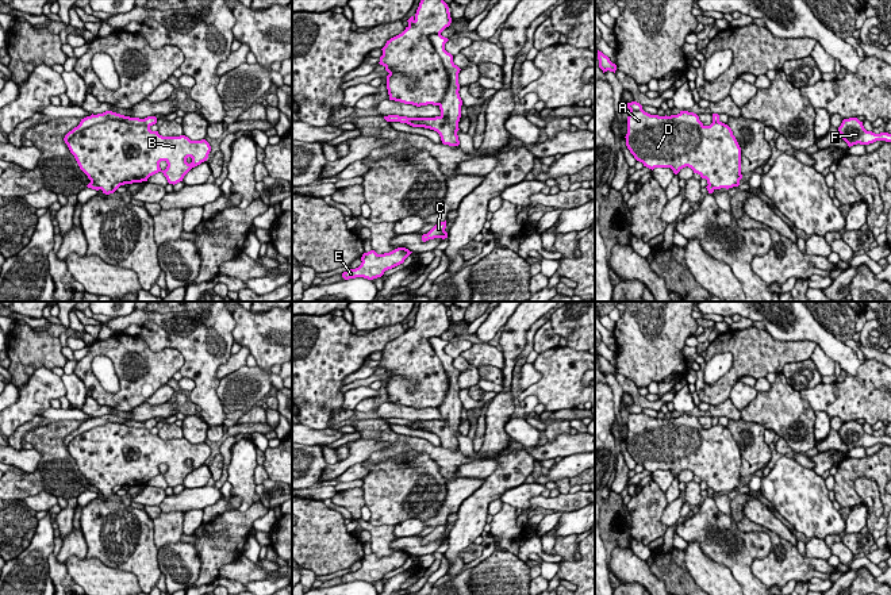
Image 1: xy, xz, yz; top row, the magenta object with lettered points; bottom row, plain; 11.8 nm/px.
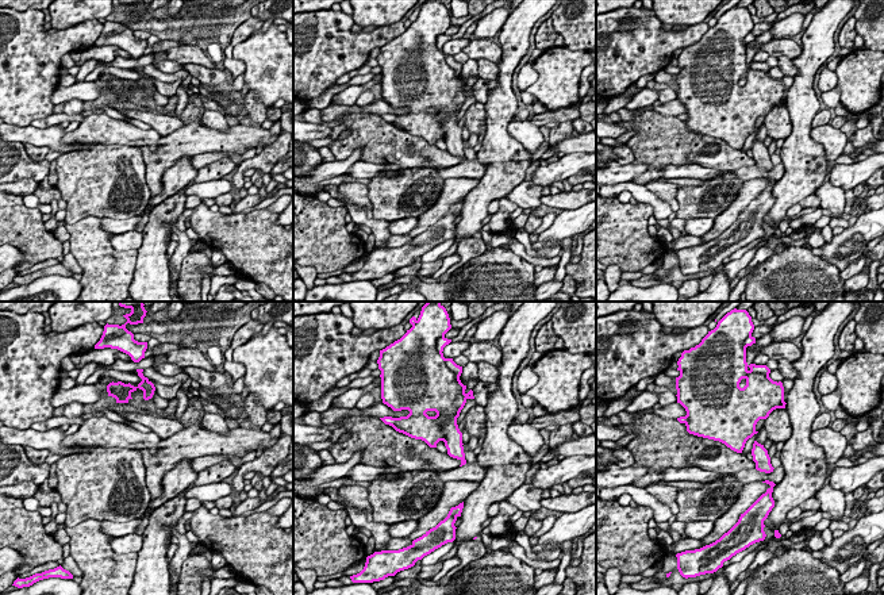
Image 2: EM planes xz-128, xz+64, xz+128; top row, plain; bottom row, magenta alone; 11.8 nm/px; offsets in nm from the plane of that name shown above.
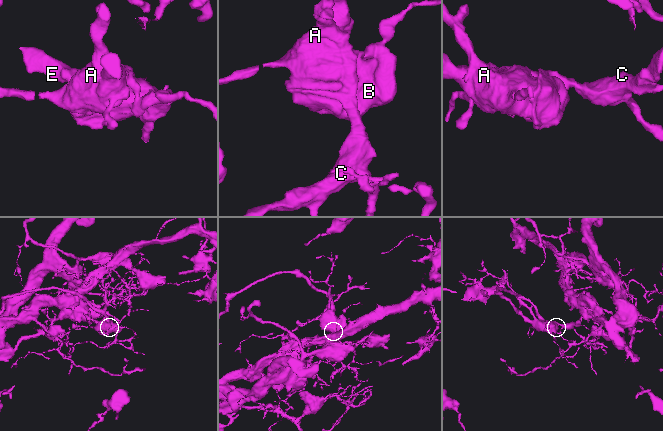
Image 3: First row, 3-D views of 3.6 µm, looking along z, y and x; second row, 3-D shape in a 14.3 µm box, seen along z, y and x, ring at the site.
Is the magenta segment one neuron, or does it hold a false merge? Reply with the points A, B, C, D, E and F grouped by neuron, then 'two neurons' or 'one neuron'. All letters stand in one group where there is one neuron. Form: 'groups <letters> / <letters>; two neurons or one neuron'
groups A B D / C E F; two neurons

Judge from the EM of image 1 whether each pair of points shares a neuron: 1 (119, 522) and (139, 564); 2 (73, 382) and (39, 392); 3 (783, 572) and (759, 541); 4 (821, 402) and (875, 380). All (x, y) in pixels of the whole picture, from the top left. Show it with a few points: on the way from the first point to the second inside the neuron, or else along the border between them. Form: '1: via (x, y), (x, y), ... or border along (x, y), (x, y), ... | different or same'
1: via (122, 533), (138, 553) | same
2: border along (60, 376), (65, 395) | different
3: border along (751, 530), (771, 542), (752, 563), (759, 580) | different
4: via (834, 400), (853, 399), (861, 394) | same

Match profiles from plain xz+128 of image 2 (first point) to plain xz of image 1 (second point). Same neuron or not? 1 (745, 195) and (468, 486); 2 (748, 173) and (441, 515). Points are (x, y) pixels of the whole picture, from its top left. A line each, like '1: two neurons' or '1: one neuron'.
1: one neuron
2: two neurons

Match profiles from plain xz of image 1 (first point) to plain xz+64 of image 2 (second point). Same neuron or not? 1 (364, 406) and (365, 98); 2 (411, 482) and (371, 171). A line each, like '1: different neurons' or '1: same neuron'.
1: same neuron
2: different neurons

